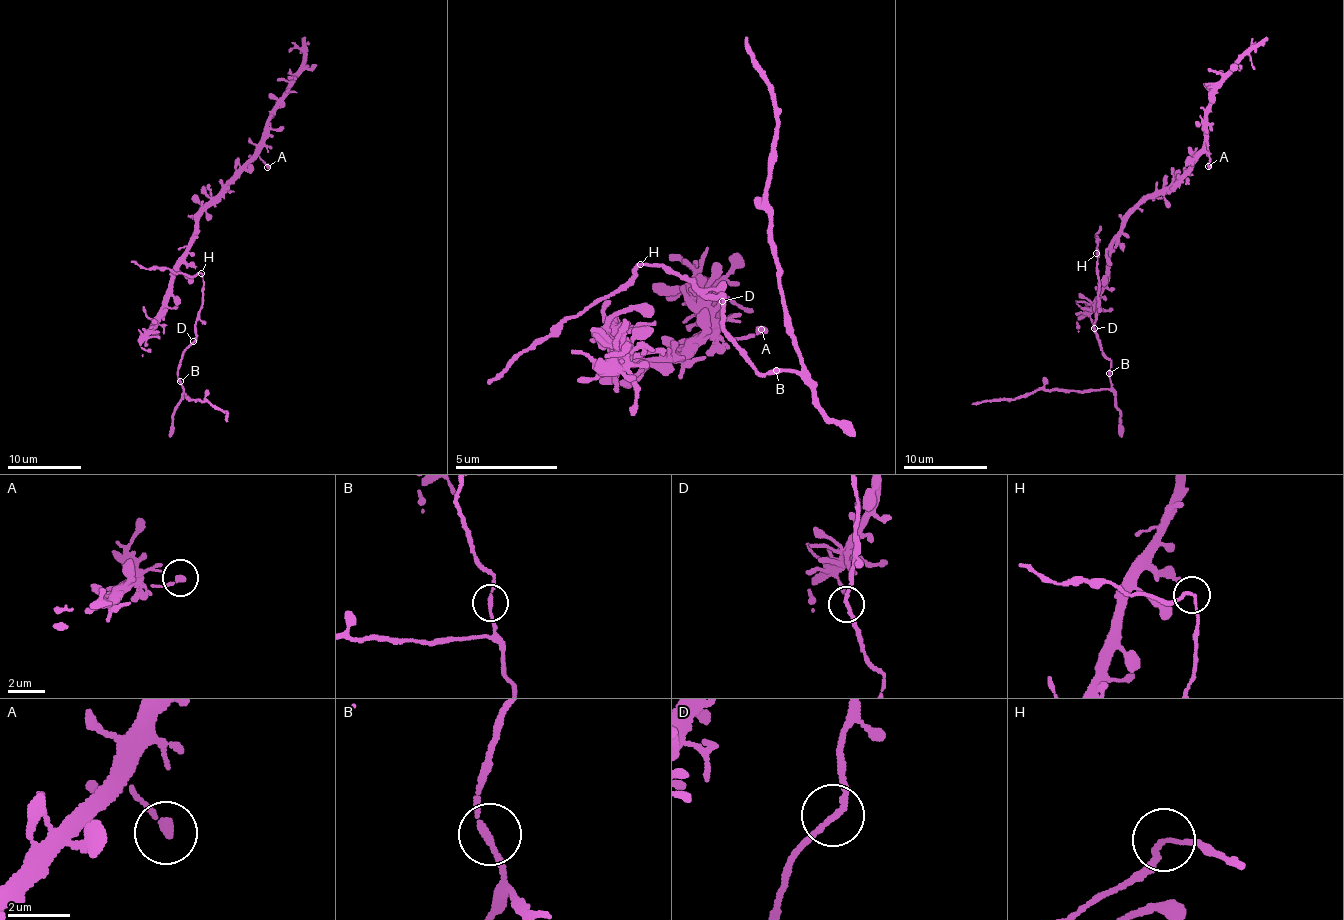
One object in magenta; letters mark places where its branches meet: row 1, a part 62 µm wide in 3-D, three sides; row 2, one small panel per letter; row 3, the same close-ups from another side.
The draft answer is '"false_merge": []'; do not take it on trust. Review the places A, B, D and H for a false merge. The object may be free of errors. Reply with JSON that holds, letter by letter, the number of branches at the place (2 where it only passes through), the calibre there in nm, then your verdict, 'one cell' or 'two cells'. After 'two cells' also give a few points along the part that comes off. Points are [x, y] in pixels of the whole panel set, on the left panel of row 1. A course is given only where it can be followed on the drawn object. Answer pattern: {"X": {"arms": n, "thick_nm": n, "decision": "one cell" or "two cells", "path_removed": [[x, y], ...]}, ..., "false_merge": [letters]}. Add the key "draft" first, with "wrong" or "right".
{"draft": "wrong", "A": {"arms": 1, "thick_nm": 280, "decision": "one cell"}, "B": {"arms": 2, "thick_nm": 180, "decision": "one cell"}, "D": {"arms": 2, "thick_nm": 170, "decision": "one cell"}, "H": {"arms": 2, "thick_nm": 150, "decision": "two cells", "path_removed": [[200, 274], [175, 274], [167, 268], [143, 268], [130, 260]]}, "false_merge": ["H"]}

